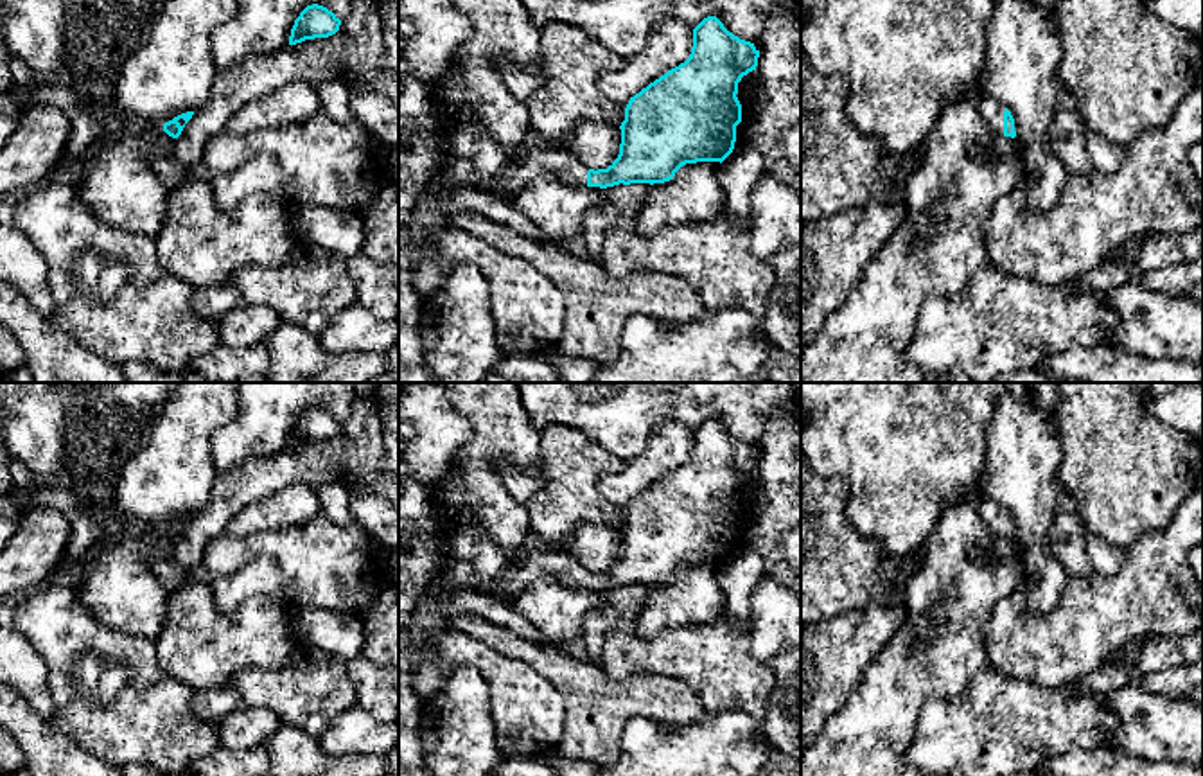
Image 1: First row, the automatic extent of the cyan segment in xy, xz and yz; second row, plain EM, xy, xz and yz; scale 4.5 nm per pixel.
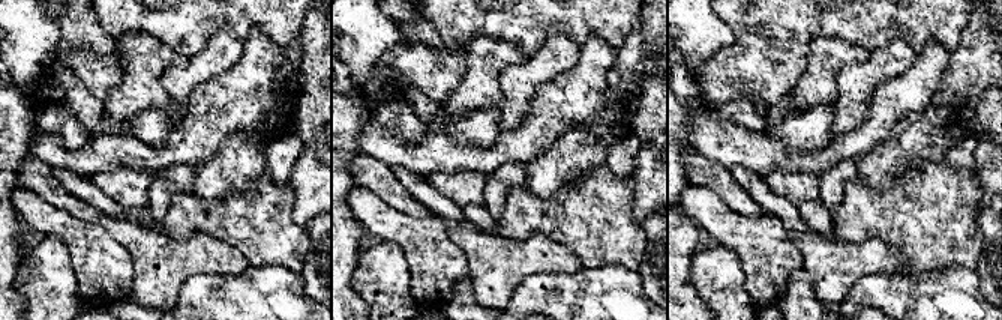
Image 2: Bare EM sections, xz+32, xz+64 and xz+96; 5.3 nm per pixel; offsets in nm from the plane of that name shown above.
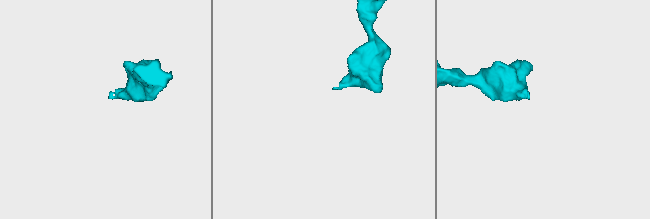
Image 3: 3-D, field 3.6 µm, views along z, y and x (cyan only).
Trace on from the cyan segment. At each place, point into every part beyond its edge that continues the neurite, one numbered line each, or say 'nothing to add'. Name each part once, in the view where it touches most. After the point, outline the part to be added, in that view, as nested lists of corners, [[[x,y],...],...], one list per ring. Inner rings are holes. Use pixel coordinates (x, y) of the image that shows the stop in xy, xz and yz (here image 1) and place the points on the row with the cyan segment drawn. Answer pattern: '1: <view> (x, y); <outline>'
1: yz (992, 110); [[[982,95],[982,99],[979,101],[979,111],[984,122],[991,128],[993,135],[1004,137],[1005,106],[993,97]]]

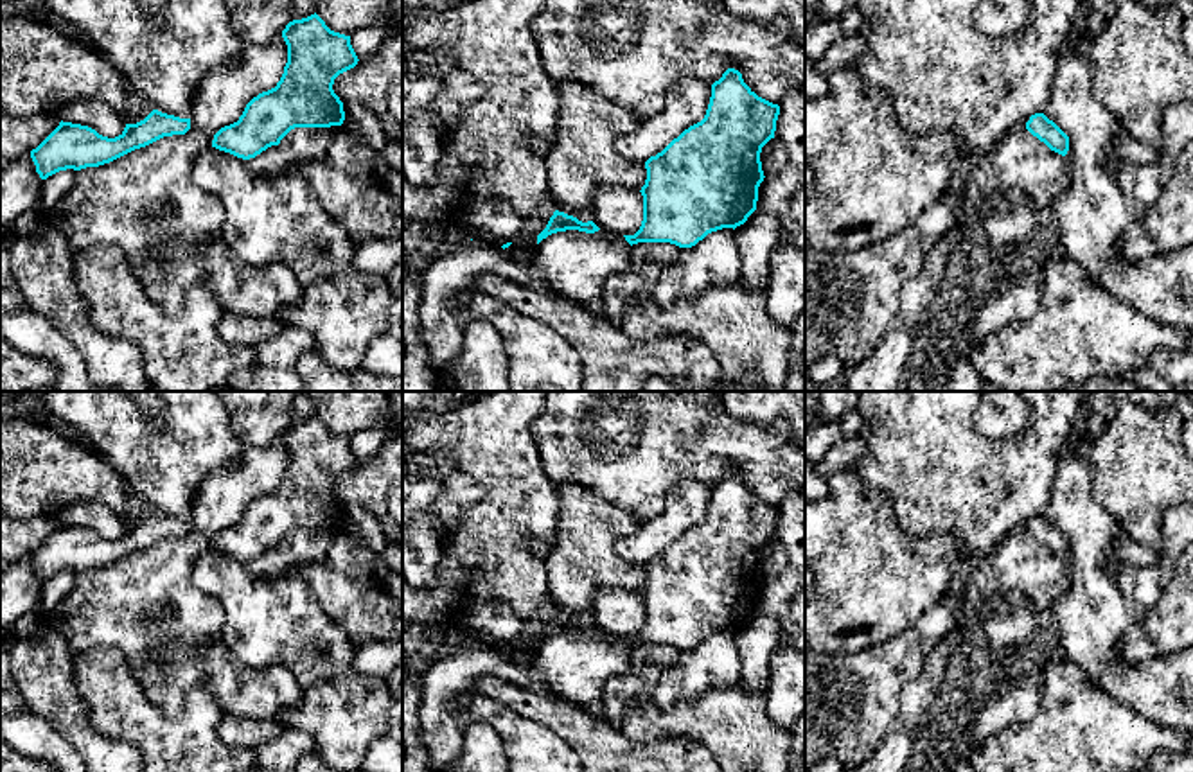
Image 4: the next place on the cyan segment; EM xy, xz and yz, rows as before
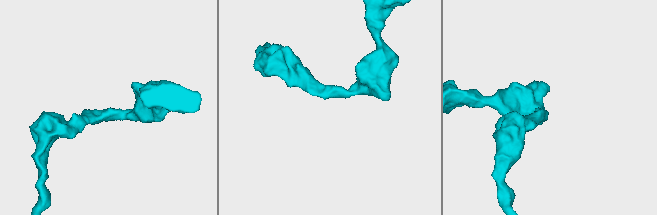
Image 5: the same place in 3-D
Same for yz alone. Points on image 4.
nothing to add

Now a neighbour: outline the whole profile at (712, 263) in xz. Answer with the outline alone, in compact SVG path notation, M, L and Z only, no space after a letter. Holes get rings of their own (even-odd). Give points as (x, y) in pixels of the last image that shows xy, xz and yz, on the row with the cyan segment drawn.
M733 228L708 233L692 248L681 248L677 257L661 271L652 298L668 307L681 296L740 282L740 253Z

